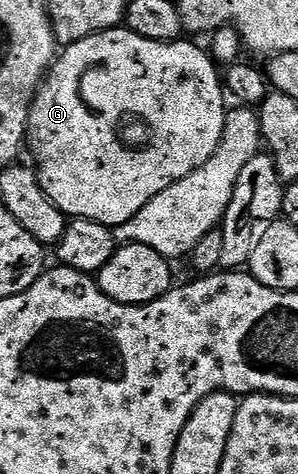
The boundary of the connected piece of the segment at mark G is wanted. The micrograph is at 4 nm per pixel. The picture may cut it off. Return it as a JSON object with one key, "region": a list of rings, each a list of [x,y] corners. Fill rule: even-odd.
{"region":[[[117,28],[103,30],[100,34],[91,34],[86,40],[78,40],[59,51],[58,57],[53,61],[32,100],[32,110],[28,114],[26,146],[27,149],[32,149],[31,161],[40,175],[40,183],[46,196],[50,196],[52,203],[69,219],[85,218],[113,228],[126,224],[126,220],[130,220],[142,208],[146,208],[146,204],[150,204],[150,200],[154,200],[158,192],[166,192],[170,184],[190,176],[195,170],[202,168],[206,160],[210,160],[210,156],[214,156],[218,144],[224,139],[224,125],[229,115],[229,111],[224,110],[226,86],[222,81],[221,71],[220,74],[216,71],[218,66],[211,53],[207,49],[199,50],[192,42],[184,41],[146,40],[133,30]]]}

